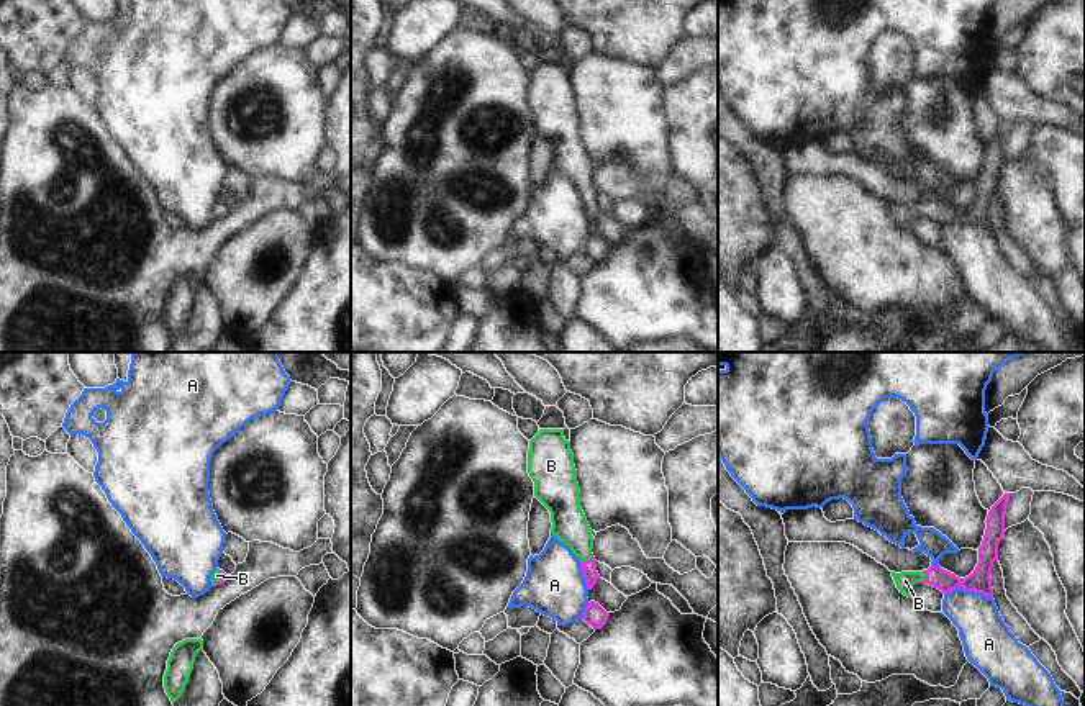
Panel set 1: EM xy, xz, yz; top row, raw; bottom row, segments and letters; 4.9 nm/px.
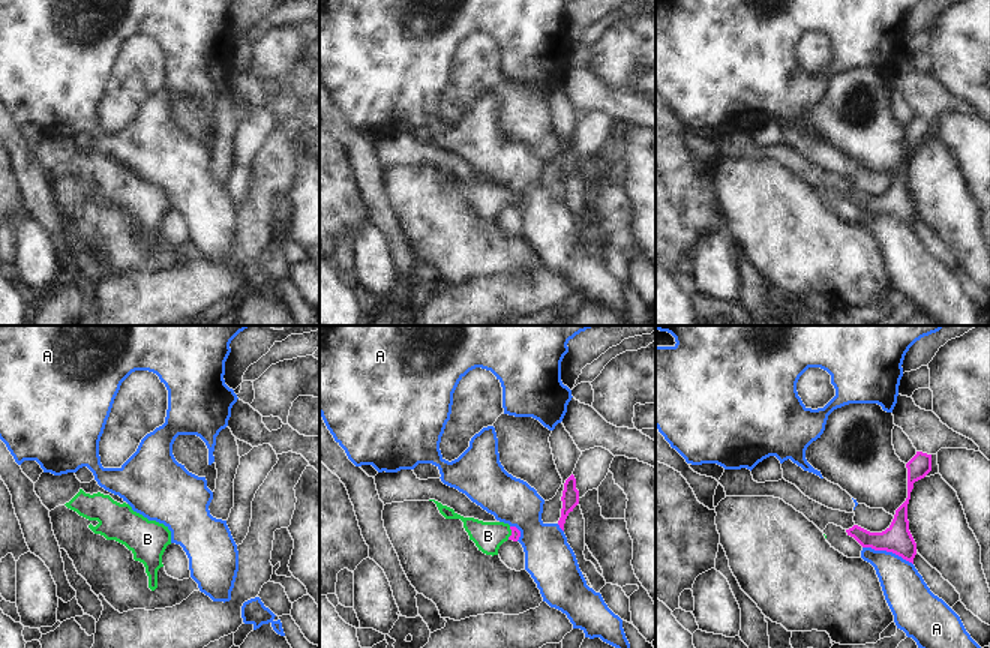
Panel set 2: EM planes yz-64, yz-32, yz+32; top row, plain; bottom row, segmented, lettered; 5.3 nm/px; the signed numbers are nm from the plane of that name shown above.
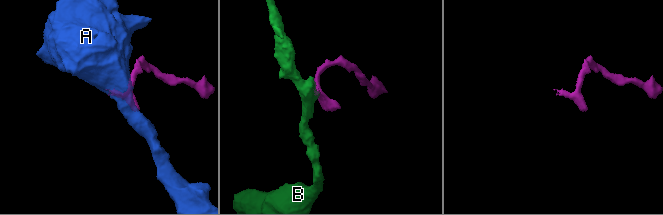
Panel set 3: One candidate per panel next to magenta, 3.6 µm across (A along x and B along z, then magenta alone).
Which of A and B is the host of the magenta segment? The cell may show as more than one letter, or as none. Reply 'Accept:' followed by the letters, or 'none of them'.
Accept: B

